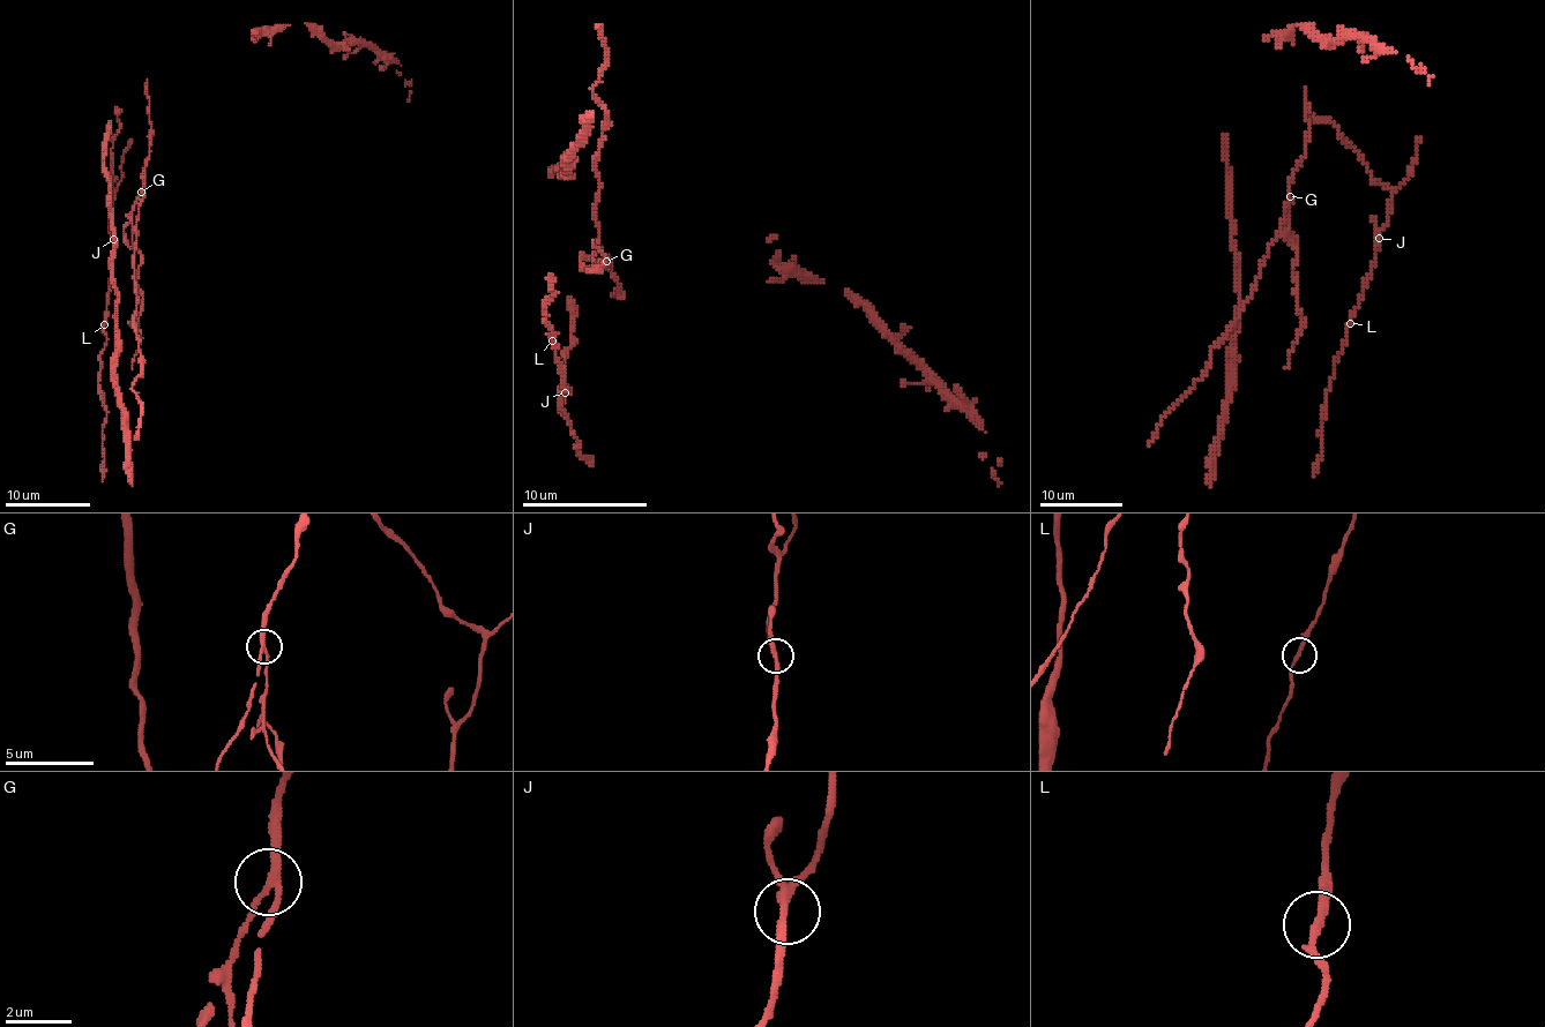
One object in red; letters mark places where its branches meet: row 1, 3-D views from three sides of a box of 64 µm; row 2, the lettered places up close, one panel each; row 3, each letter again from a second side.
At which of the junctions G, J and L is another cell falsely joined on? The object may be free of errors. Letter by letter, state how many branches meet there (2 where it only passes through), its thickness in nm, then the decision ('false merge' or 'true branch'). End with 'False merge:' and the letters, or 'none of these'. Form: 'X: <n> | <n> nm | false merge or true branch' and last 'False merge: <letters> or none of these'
G: 3 | 190 nm | false merge
J: 3 | 200 nm | true branch
L: 2 | 240 nm | true branch
False merge: G

